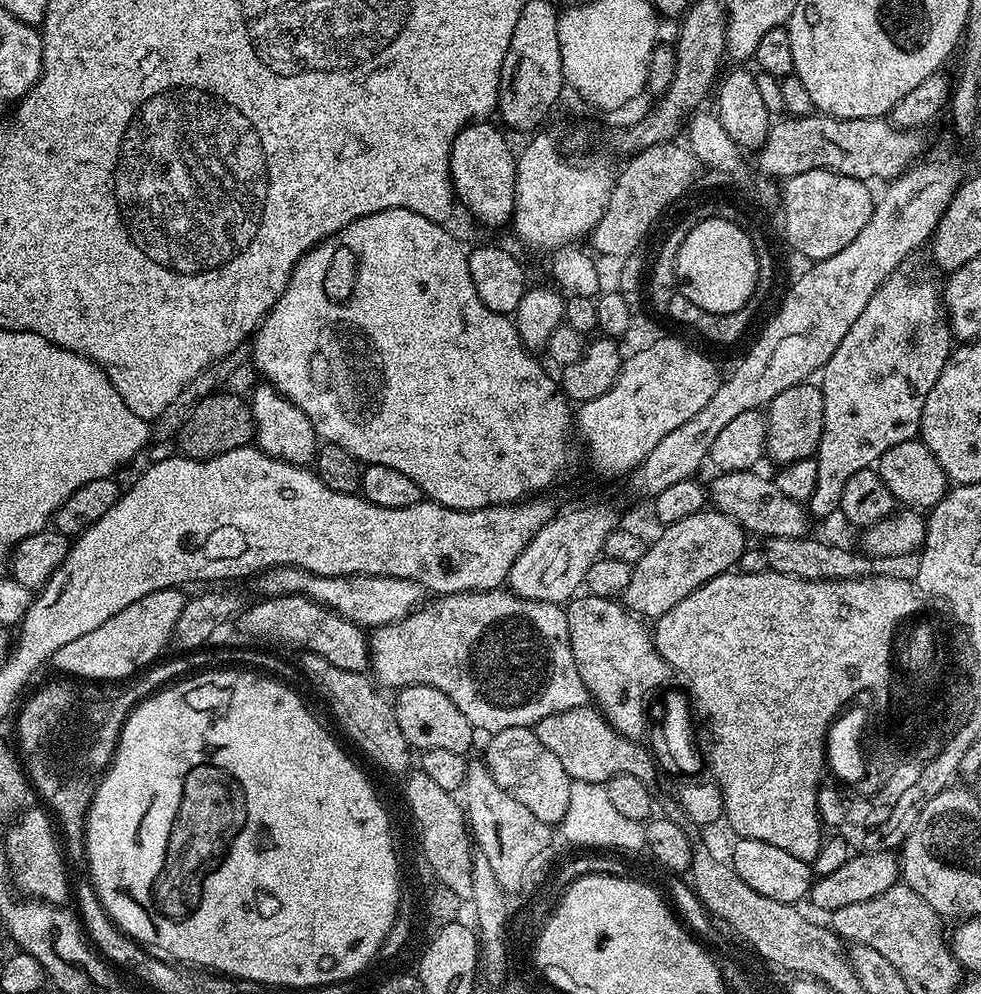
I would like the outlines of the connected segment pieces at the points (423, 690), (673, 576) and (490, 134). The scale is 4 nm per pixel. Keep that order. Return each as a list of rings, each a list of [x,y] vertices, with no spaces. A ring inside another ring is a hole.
[[[414,684],[399,689],[394,696],[394,707],[398,718],[398,727],[402,729],[402,734],[406,734],[409,745],[416,750],[454,750],[454,754],[471,753],[472,735],[474,729],[472,724],[442,694],[442,690],[434,690],[434,686],[425,684]]]
[[[715,510],[690,514],[678,522],[667,525],[663,531],[664,533],[653,544],[651,541],[645,547],[640,561],[632,565],[630,586],[626,586],[622,597],[624,607],[640,618],[645,618],[644,616],[659,618],[662,614],[666,614],[666,610],[678,606],[682,598],[689,596],[692,591],[700,588],[708,580],[721,576],[723,572],[733,571],[739,565],[740,555],[746,547],[746,541],[744,541],[746,533],[738,521]]]
[[[473,122],[468,124],[454,138],[454,146],[450,154],[450,174],[452,175],[452,190],[457,201],[468,207],[468,212],[476,220],[496,228],[499,224],[507,225],[512,218],[516,205],[516,157],[510,145],[504,141],[504,136],[492,125],[492,122]]]

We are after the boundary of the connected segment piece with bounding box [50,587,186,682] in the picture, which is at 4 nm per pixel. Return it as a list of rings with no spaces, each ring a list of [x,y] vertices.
[[[179,587],[163,588],[154,594],[146,594],[146,598],[138,598],[138,602],[130,602],[126,610],[102,622],[98,630],[90,630],[90,634],[82,634],[82,638],[66,642],[62,650],[52,655],[51,667],[65,672],[65,677],[89,682],[119,682],[137,675],[147,669],[157,659],[155,656],[170,644],[174,626],[186,603],[186,596],[180,592],[183,591]]]

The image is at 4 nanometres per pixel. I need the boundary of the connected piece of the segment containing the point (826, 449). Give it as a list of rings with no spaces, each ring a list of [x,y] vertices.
[[[897,270],[884,280],[858,316],[858,321],[835,348],[832,357],[824,363],[824,425],[814,457],[818,462],[818,484],[806,502],[809,517],[830,515],[834,512],[834,502],[838,502],[842,498],[842,490],[846,490],[846,482],[850,482],[858,470],[872,468],[880,456],[890,450],[890,446],[898,446],[898,442],[915,440],[920,436],[926,394],[930,394],[951,357],[954,337],[947,326],[939,285],[904,271]]]

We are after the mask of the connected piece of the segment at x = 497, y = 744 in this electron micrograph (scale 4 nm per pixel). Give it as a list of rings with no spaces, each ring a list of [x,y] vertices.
[[[511,728],[495,733],[491,737],[488,749],[482,753],[482,759],[487,764],[494,782],[502,786],[534,818],[546,825],[556,826],[564,819],[566,806],[570,806],[570,786],[572,779],[566,774],[562,762],[558,762],[555,754],[550,754],[542,742],[538,742],[532,728]]]

